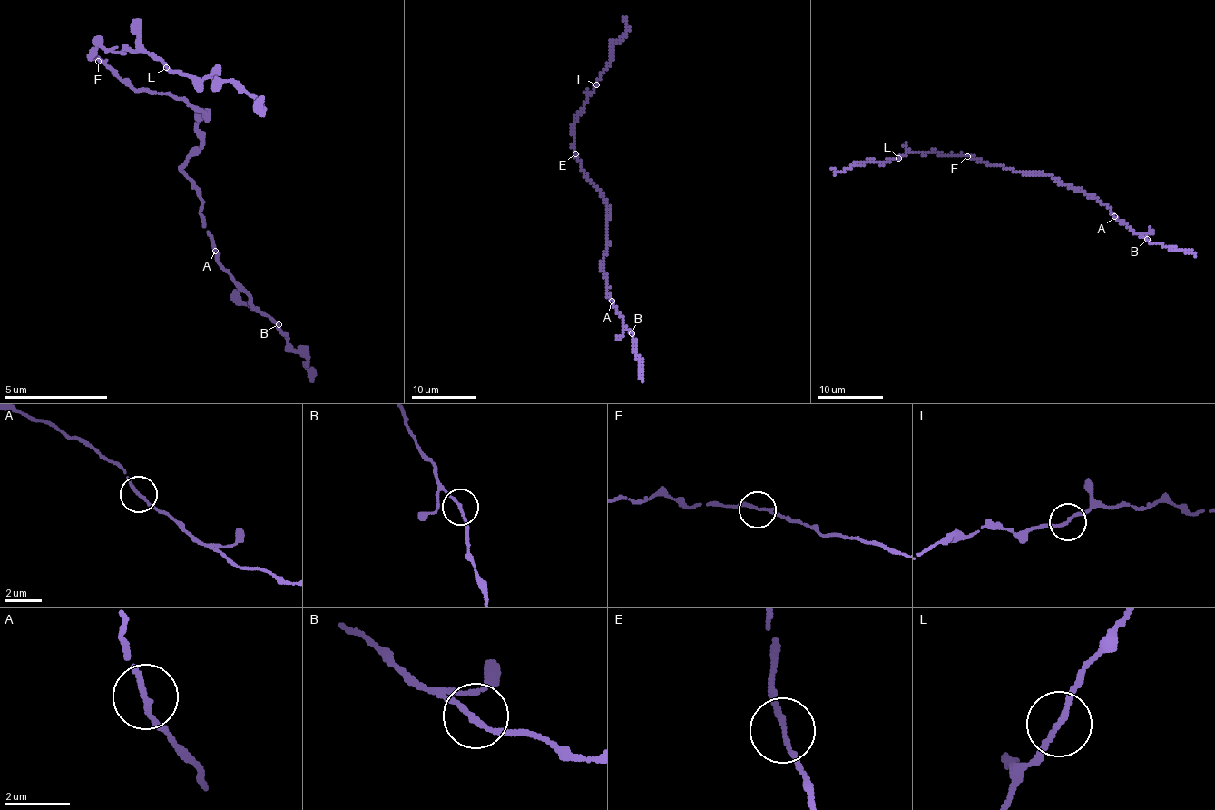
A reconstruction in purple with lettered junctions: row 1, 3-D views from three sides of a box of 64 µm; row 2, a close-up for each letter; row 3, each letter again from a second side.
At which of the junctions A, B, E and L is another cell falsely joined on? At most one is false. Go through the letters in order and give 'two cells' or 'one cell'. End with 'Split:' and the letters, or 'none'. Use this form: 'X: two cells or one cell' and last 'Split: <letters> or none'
A: one cell
B: one cell
E: one cell
L: one cell
Split: none

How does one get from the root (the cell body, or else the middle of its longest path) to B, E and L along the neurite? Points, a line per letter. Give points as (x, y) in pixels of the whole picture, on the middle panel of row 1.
B: (606, 201), (609, 207), (606, 230), (608, 249), (601, 262), (601, 270), (606, 277), (608, 294), (631, 333)
E: (606, 201), (583, 172), (575, 153)
L: (606, 201), (583, 172), (575, 153), (572, 133), (575, 117), (583, 109), (586, 96), (596, 84)

